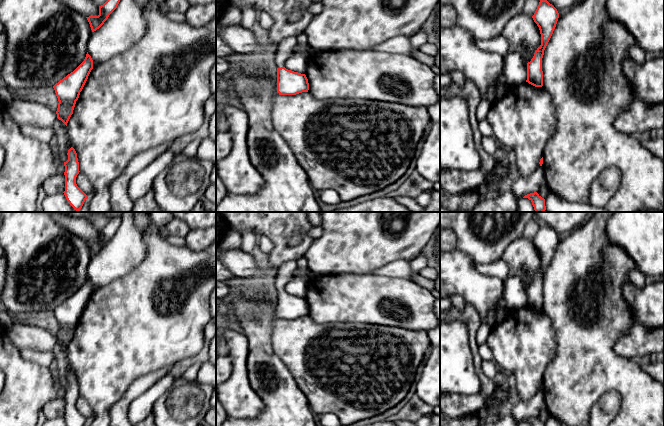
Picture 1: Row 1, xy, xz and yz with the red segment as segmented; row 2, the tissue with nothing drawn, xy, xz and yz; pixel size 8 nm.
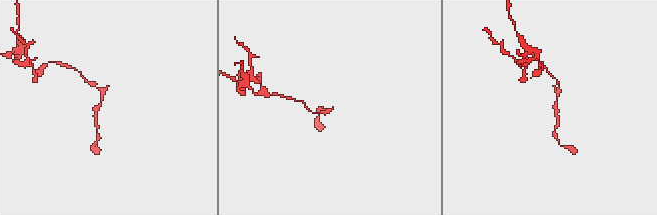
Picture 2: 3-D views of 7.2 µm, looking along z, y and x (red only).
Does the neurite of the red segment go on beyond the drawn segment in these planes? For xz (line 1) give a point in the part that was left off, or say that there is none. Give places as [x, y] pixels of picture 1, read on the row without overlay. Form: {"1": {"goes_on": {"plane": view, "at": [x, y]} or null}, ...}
{"1": {"goes_on": {"plane": "xz", "at": [284, 274]}}}

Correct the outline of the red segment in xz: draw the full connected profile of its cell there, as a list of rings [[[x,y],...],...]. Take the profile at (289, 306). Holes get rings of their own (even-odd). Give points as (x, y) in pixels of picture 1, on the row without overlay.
[[[296,261],[283,263],[277,269],[277,274],[272,283],[272,287],[277,293],[277,316],[279,319],[296,319],[309,314],[309,307],[305,298],[284,291],[286,284],[291,280],[296,269]]]

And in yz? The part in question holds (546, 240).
[[[541,223],[539,229],[532,240],[541,258],[541,269],[537,272],[533,282],[527,287],[527,304],[535,311],[543,310],[542,282],[544,274],[556,251],[559,237],[557,233],[547,224]]]

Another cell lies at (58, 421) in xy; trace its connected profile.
[[[58,416],[54,419],[49,419],[43,426],[68,426],[63,416]]]

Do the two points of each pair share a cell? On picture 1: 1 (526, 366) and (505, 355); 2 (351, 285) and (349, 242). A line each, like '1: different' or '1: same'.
1: same
2: different

